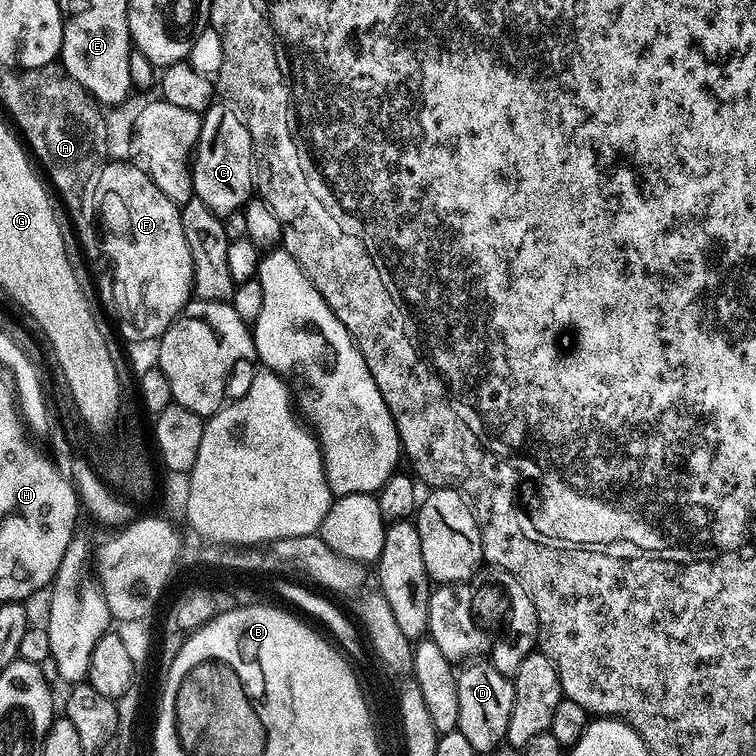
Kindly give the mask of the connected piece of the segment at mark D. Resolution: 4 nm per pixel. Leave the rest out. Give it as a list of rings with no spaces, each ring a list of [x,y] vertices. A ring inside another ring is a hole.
[[[468,662],[464,669],[456,672],[456,689],[458,690],[457,729],[464,735],[466,742],[474,746],[477,754],[491,753],[505,743],[510,726],[510,710],[514,710],[514,686],[507,676],[498,674],[491,662]]]

